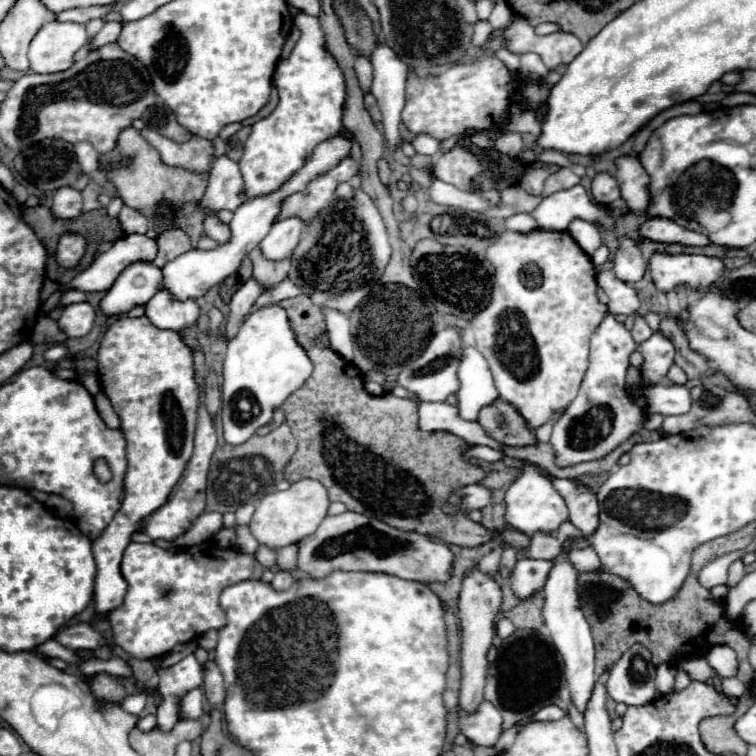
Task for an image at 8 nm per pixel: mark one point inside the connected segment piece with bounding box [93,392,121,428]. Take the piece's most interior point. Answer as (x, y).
(102, 404)

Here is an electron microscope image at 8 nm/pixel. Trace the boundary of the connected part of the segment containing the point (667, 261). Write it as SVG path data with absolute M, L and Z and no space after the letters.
M655 252L649 258L649 272L661 292L669 292L679 284L695 290L707 290L725 272L719 258L703 254L663 254Z

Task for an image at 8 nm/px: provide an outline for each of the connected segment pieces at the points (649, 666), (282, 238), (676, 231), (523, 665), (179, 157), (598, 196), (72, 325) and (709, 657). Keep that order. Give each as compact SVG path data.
M633 644L613 664L607 692L615 702L627 706L645 706L655 700L655 664L645 646Z
M287 218L269 230L269 234L261 240L259 250L267 260L285 260L293 254L295 246L299 244L301 232L305 230L305 224L299 218Z
M649 218L641 226L641 238L649 238L655 242L679 242L685 246L707 246L709 240L705 234L687 230L673 220L667 218Z
M515 630L507 640L503 640L503 650L495 662L495 670L489 670L485 684L485 700L493 702L503 714L503 728L509 728L517 720L537 712L539 708L553 704L557 698L557 688L561 682L561 666L557 668L557 652L553 646L533 630Z
M143 128L141 136L159 152L161 160L167 166L181 166L185 170L199 174L199 172L207 172L211 160L215 158L213 142L199 136L193 136L189 142L183 144L173 142L149 128Z
M609 174L595 176L593 186L591 186L591 194L593 194L593 200L601 206L609 206L613 200L617 200L621 196L617 182L613 178L609 178Z
M89 302L83 304L69 304L65 306L59 322L59 328L69 336L69 338L79 338L85 336L95 320L95 310Z
M717 644L717 648L711 648L705 654L705 660L711 664L711 668L721 678L737 674L737 654L733 652L733 648L729 648L725 644Z

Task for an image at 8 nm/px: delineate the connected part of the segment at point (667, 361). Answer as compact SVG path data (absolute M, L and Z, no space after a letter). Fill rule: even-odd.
M655 332L649 340L645 340L639 346L639 350L643 352L643 364L639 366L641 384L643 386L661 384L673 364L673 356L675 356L673 344L661 332Z

